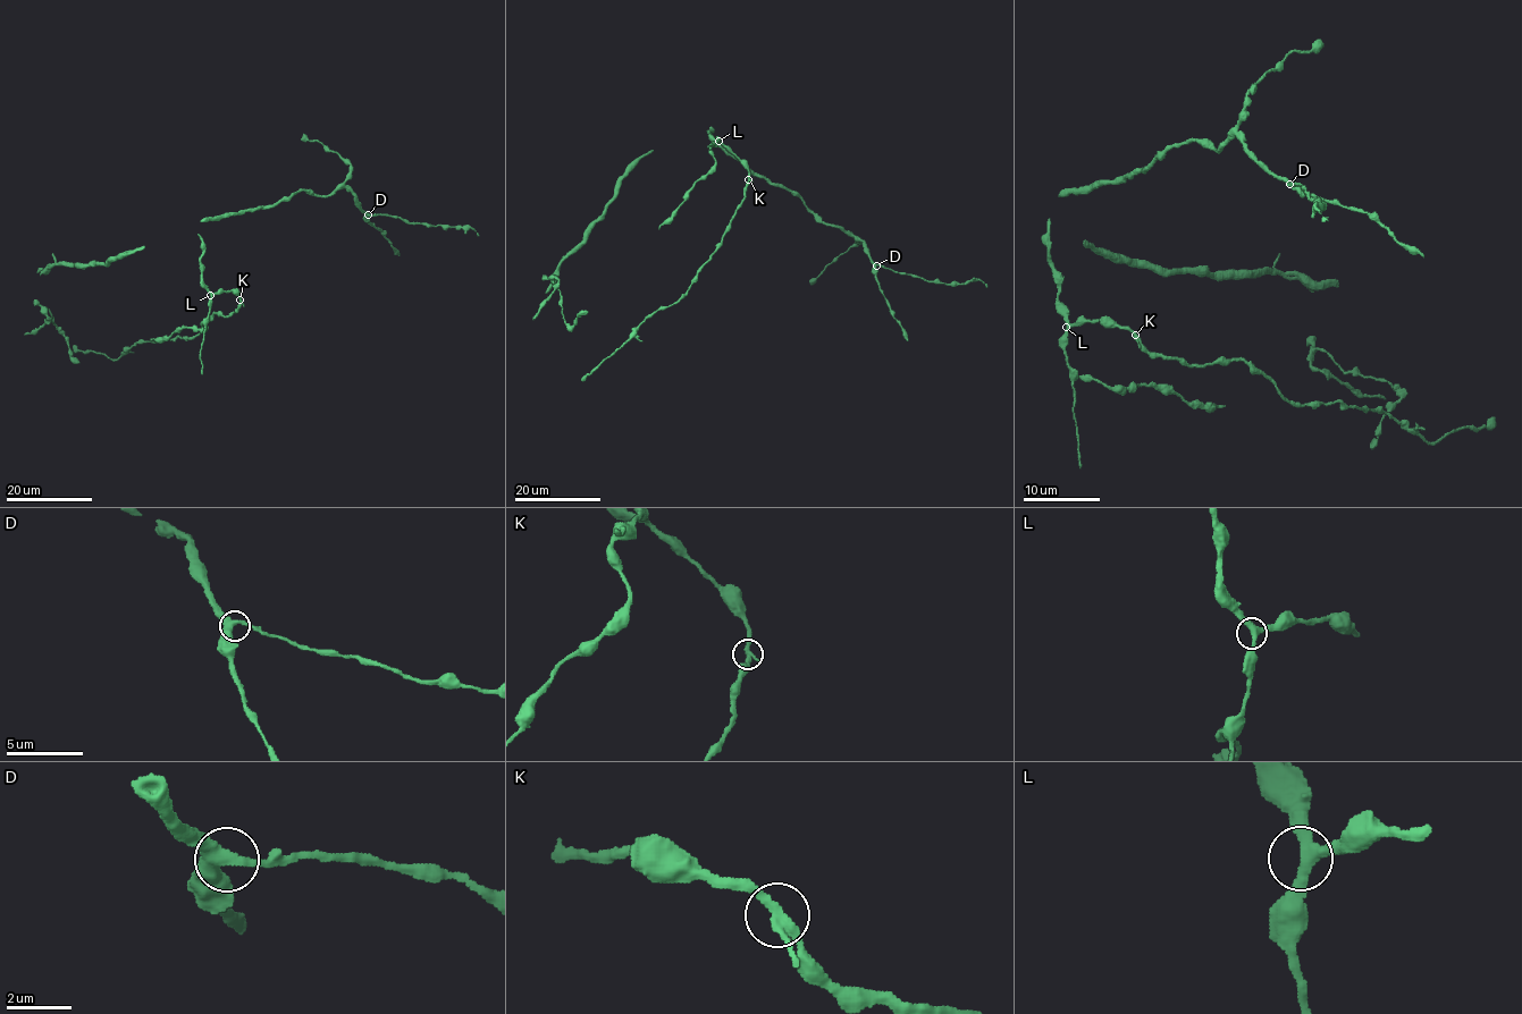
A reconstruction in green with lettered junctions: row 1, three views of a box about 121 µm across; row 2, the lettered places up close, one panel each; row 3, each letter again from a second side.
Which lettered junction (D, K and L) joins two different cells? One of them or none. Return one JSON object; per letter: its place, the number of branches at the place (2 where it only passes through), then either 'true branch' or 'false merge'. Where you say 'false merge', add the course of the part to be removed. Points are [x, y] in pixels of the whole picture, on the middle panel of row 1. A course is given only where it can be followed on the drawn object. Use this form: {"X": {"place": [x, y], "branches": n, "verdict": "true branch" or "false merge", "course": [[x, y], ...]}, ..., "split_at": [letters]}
{"D": {"place": [876, 265], "branches": 3, "verdict": "true branch"}, "K": {"place": [748, 179], "branches": 3, "verdict": "true branch"}, "L": {"place": [719, 141], "branches": 3, "verdict": "true branch"}, "split_at": []}

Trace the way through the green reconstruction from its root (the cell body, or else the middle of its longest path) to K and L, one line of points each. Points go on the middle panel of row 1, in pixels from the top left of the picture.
K: (738, 159), (748, 171), (748, 179)
L: (738, 159), (719, 141)

